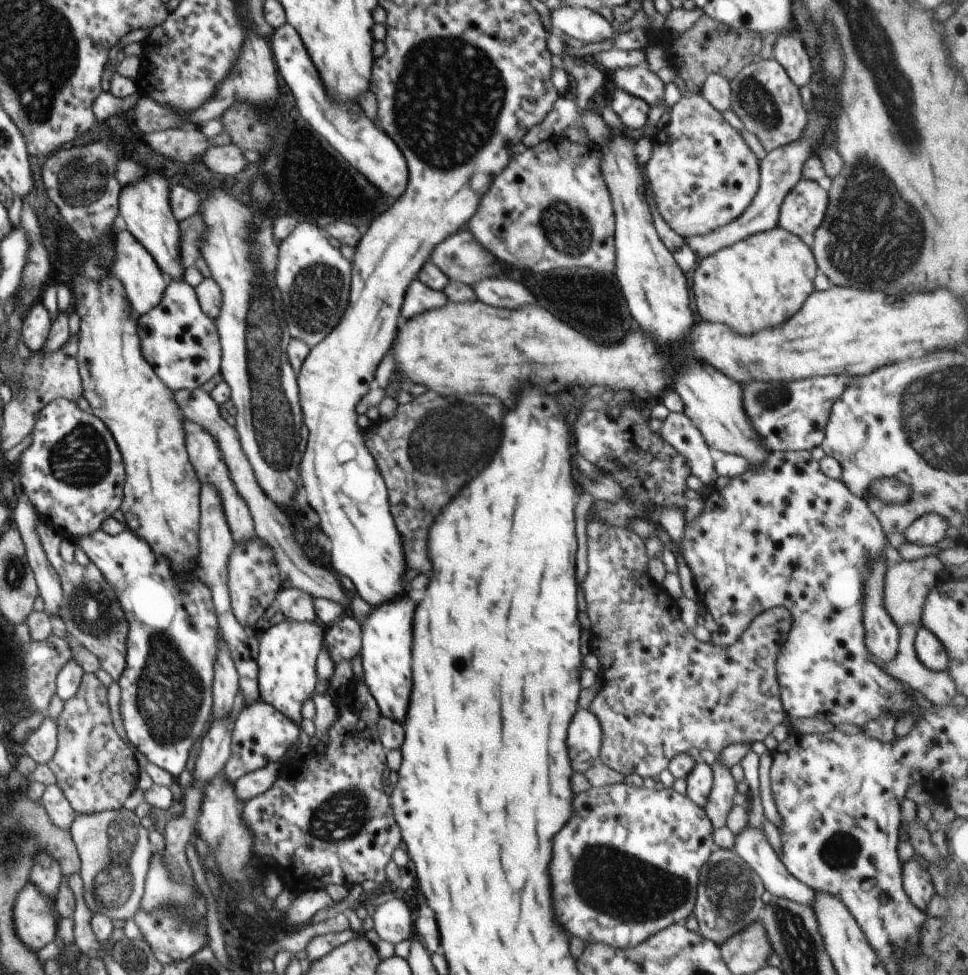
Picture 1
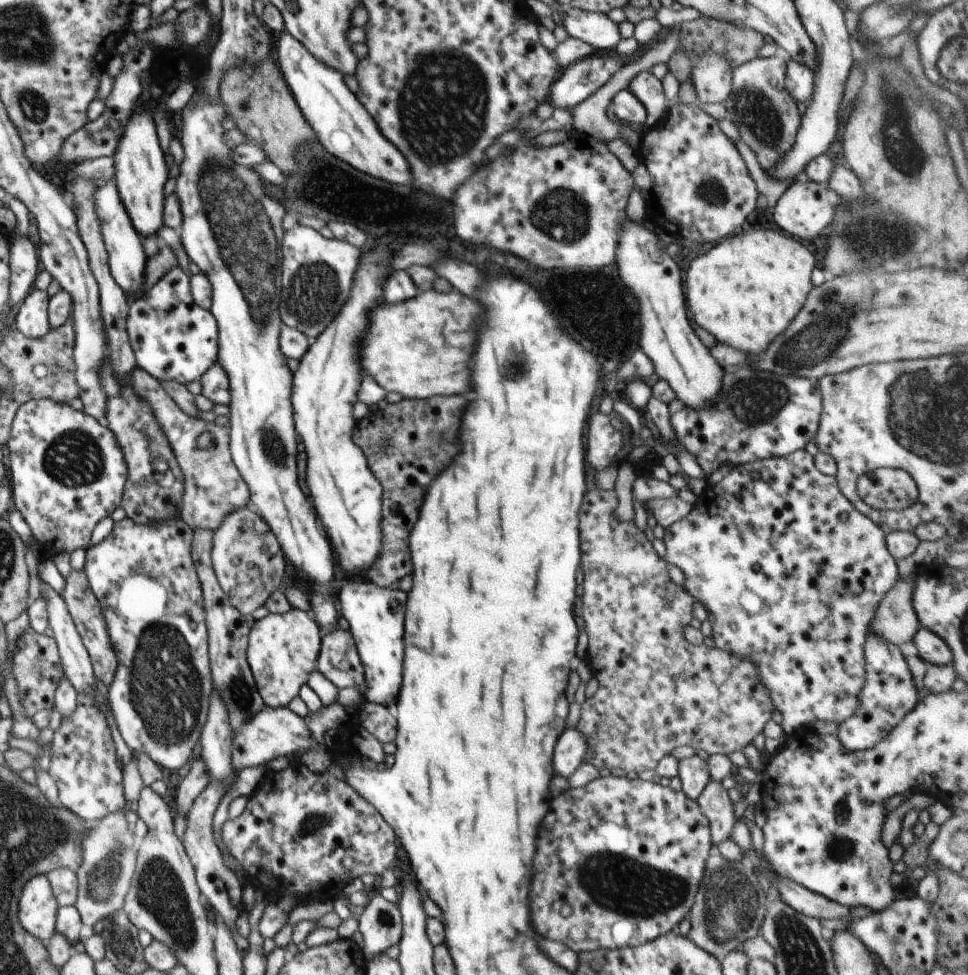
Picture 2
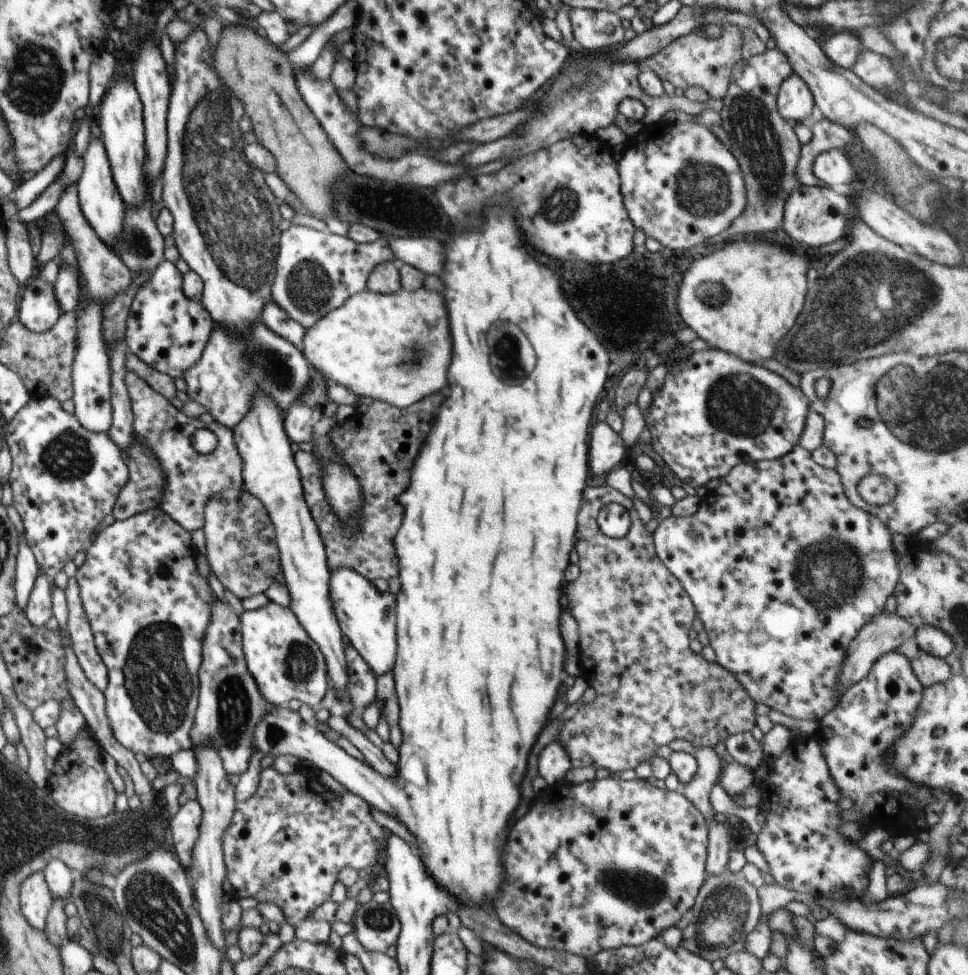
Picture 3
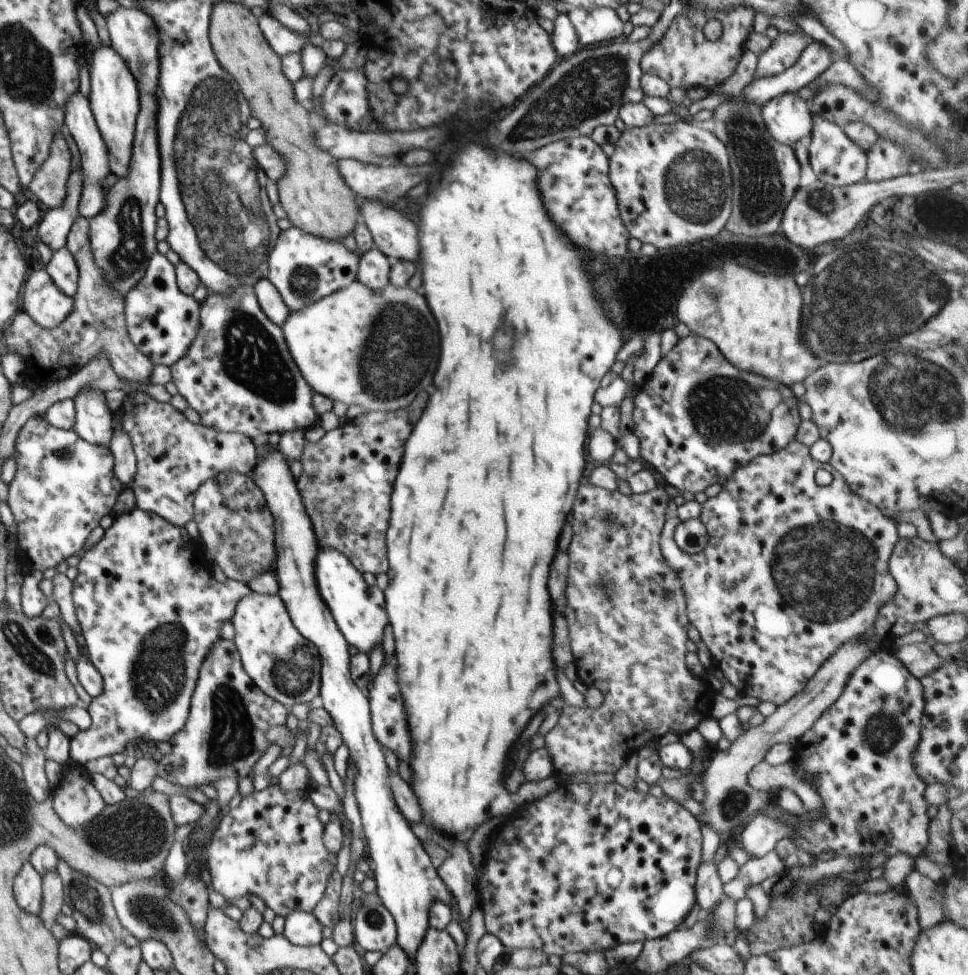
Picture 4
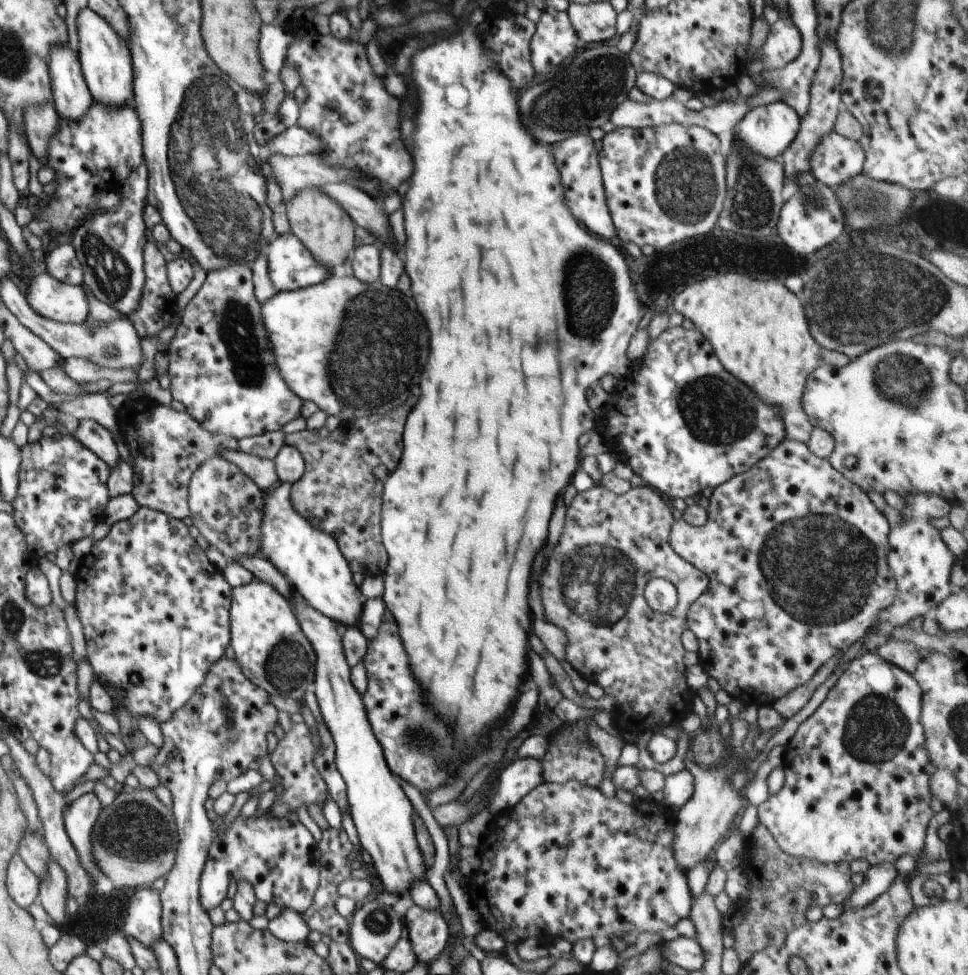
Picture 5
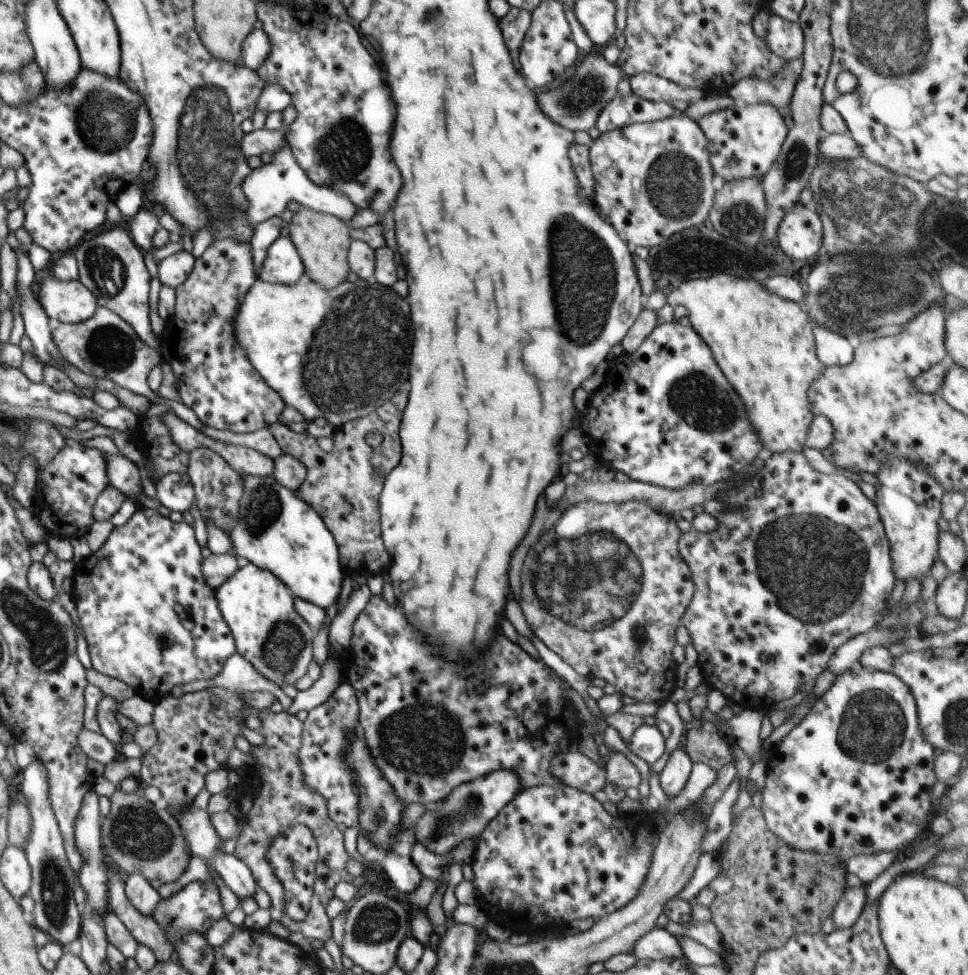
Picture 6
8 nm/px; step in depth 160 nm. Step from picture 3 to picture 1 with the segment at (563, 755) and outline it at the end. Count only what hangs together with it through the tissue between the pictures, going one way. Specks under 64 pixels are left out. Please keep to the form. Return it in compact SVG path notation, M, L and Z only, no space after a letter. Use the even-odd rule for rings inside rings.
M578 708L568 728L568 752L574 772L585 772L598 762L603 730L598 717L590 710Z

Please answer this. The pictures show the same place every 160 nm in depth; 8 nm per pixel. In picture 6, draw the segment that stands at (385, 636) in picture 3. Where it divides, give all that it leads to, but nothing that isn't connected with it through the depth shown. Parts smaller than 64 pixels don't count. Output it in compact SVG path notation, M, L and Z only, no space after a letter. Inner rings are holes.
M242 475L242 498L238 510L240 512L236 516L236 524L230 528L227 535L232 542L232 555L239 563L251 563L257 568L272 572L294 597L320 608L330 608L338 601L345 579L340 566L338 544L320 514L310 504L306 504L296 491L281 486L272 475Z

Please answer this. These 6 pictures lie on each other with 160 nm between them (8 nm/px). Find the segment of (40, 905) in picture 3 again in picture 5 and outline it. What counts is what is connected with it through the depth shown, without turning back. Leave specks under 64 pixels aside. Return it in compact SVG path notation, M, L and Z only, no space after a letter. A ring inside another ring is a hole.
M19 854L12 856L12 862L8 866L8 878L6 878L6 886L8 886L8 894L12 896L12 900L22 906L22 908L30 908L32 903L36 903L41 882L35 872L28 868Z

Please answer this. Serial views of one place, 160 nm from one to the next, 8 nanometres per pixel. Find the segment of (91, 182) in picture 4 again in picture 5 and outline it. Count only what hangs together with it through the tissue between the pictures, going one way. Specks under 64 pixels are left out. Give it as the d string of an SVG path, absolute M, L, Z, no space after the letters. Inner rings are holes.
M68 42L64 47L53 47L49 57L49 75L52 101L59 118L65 121L81 121L92 106L93 98L84 80L79 58L68 47Z

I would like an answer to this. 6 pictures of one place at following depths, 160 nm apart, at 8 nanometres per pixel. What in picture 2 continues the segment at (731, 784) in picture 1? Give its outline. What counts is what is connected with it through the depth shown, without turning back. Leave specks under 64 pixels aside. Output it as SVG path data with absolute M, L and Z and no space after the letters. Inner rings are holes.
M710 781L696 801L708 819L714 848L719 842L732 838L737 818L728 789L722 782Z

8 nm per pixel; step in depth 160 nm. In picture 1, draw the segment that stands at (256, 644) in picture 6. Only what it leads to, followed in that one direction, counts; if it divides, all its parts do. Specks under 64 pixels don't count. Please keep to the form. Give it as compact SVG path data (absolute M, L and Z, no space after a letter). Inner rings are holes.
M284 619L282 622L272 622L259 641L256 660L260 699L271 704L298 726L303 719L302 704L316 692L317 658L324 640L325 632L318 624Z

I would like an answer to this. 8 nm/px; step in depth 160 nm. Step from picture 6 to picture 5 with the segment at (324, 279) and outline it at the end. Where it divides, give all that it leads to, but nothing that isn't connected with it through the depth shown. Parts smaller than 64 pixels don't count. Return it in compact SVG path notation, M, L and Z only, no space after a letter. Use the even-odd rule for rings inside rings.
M308 187L296 191L295 195L284 203L291 232L308 247L316 260L329 268L331 274L333 268L352 256L356 249L356 224L337 200L331 199L320 187Z

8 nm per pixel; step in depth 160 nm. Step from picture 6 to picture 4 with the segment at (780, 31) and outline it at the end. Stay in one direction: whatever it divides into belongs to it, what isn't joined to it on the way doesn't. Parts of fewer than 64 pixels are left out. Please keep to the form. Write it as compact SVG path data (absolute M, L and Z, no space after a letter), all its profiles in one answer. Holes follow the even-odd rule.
M780 33L771 45L757 56L754 80L773 77L788 70L798 60L807 44L807 37Z

